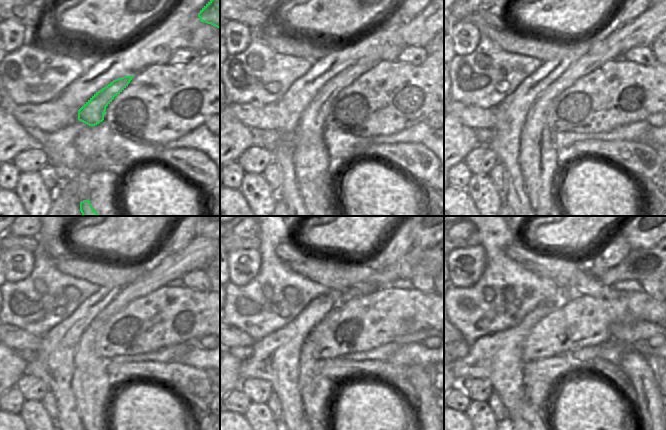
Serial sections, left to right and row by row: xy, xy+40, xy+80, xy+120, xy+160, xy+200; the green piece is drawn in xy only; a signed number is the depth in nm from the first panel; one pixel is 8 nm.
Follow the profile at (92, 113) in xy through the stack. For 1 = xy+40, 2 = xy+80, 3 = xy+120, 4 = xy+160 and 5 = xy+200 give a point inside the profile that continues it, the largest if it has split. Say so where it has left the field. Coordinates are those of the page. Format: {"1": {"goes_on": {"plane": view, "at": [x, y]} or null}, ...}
{"1": {"goes_on": {"plane": "xy+40", "at": [311, 160]}}, "2": {"goes_on": {"plane": "xy+80", "at": [539, 164]}}, "3": {"goes_on": {"plane": "xy+120", "at": [91, 384]}}, "4": {"goes_on": {"plane": "xy+160", "at": [316, 389]}}, "5": {"goes_on": {"plane": "xy+200", "at": [537, 391]}}}

